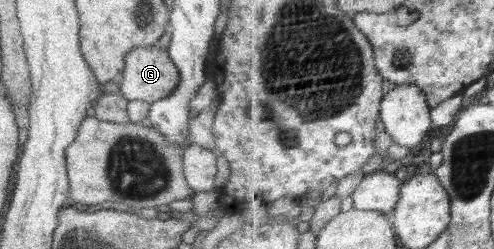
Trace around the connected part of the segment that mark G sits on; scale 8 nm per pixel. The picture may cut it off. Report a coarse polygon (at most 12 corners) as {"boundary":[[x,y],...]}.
{"boundary":[[142,46],[124,59],[120,93],[153,103],[179,85],[166,49]]}

